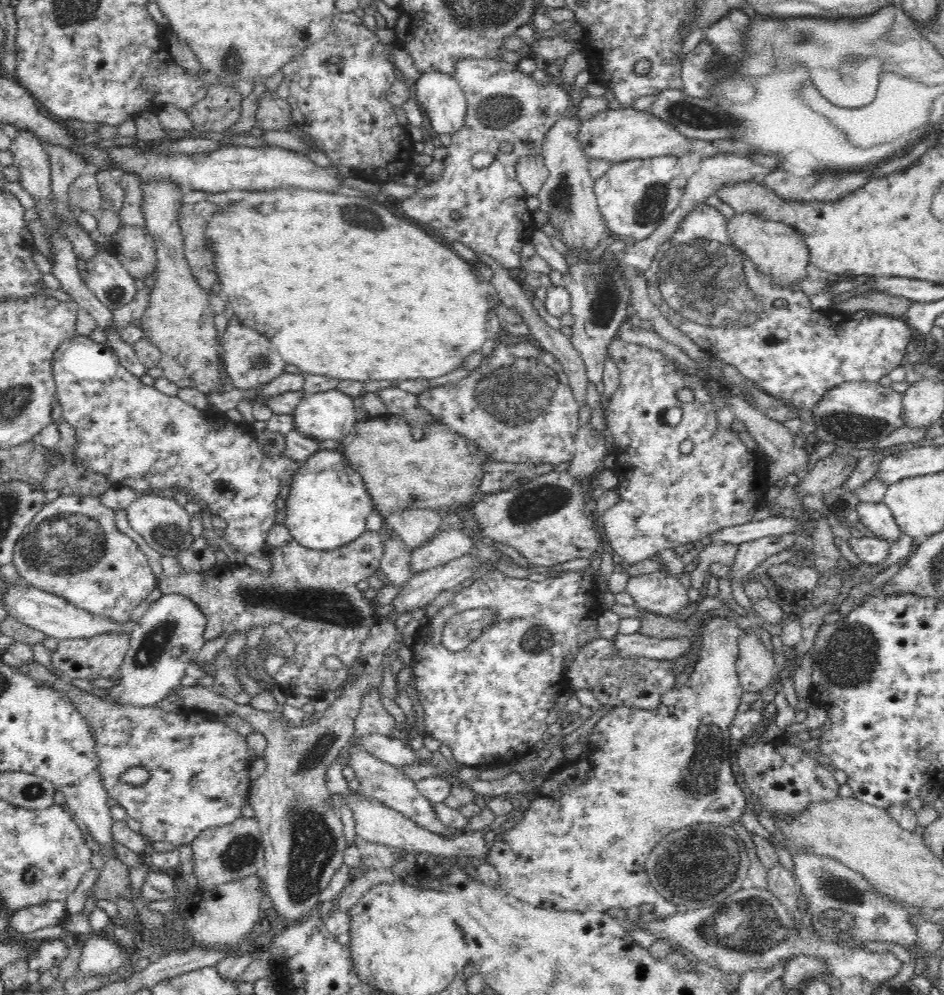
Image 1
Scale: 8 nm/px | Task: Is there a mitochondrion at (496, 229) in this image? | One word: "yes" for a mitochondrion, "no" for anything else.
no

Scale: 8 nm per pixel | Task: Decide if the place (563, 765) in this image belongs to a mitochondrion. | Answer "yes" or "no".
no

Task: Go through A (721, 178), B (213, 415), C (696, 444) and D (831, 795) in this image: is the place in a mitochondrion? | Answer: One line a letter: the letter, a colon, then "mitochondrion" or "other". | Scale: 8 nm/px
A: other
B: other
C: mitochondrion
D: other

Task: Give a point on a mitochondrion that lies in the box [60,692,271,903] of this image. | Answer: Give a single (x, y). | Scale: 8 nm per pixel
(241, 852)

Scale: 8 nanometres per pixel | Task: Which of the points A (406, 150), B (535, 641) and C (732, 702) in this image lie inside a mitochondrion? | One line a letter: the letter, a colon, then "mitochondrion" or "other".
A: other
B: mitochondrion
C: other

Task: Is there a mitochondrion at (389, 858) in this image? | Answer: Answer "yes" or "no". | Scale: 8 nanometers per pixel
no

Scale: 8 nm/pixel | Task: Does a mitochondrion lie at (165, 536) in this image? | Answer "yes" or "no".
yes

